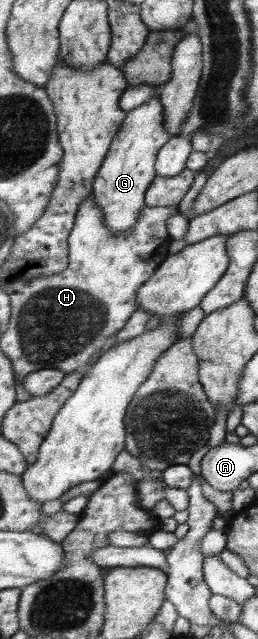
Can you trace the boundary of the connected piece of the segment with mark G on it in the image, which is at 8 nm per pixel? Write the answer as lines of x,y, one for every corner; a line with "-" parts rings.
159,92
146,104
128,112
123,121
124,128
119,128
120,136
116,136
116,140
112,139
112,152
107,152
108,160
104,160
95,180
95,199
104,211
104,224
112,233
128,231
140,219
146,205
147,188
157,175
155,162
158,152
171,139
163,125
163,104
160,103

